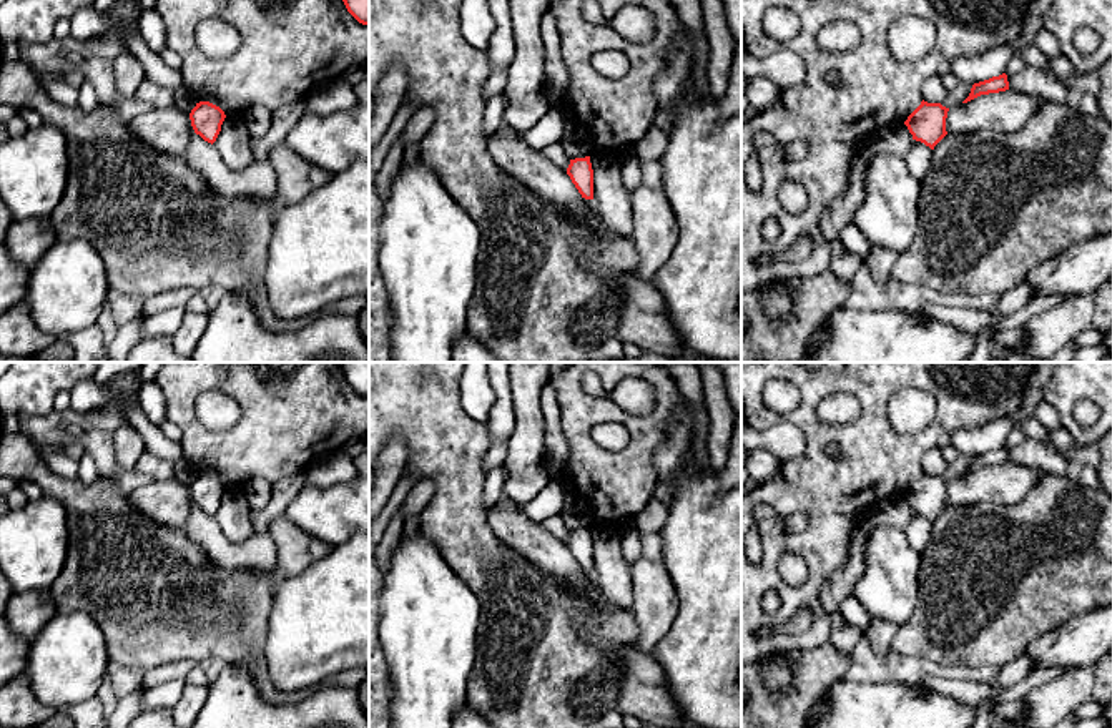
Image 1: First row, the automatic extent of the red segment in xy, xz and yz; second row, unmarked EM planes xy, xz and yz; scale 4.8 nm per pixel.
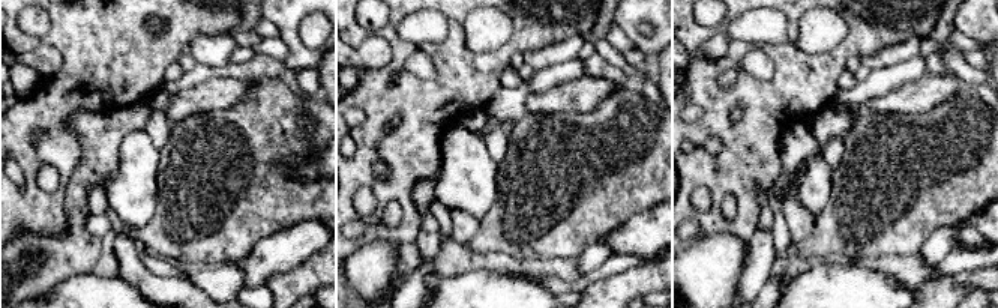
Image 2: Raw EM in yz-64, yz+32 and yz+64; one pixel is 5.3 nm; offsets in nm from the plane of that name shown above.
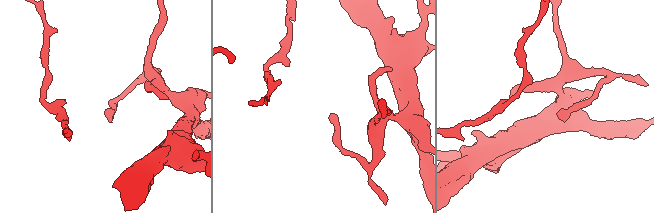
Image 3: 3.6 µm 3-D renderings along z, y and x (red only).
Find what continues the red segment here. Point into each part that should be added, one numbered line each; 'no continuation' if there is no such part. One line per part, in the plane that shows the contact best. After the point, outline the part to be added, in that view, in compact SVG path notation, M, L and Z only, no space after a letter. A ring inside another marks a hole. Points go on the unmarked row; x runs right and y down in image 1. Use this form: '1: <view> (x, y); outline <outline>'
no continuation

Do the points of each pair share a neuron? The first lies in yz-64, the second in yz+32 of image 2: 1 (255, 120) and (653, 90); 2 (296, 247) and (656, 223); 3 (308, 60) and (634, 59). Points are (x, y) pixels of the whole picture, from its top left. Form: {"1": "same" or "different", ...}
{"1": "different", "2": "same", "3": "different"}

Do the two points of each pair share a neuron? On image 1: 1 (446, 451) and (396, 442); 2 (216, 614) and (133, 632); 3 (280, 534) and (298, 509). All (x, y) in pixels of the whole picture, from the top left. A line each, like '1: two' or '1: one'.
1: two
2: one
3: two

